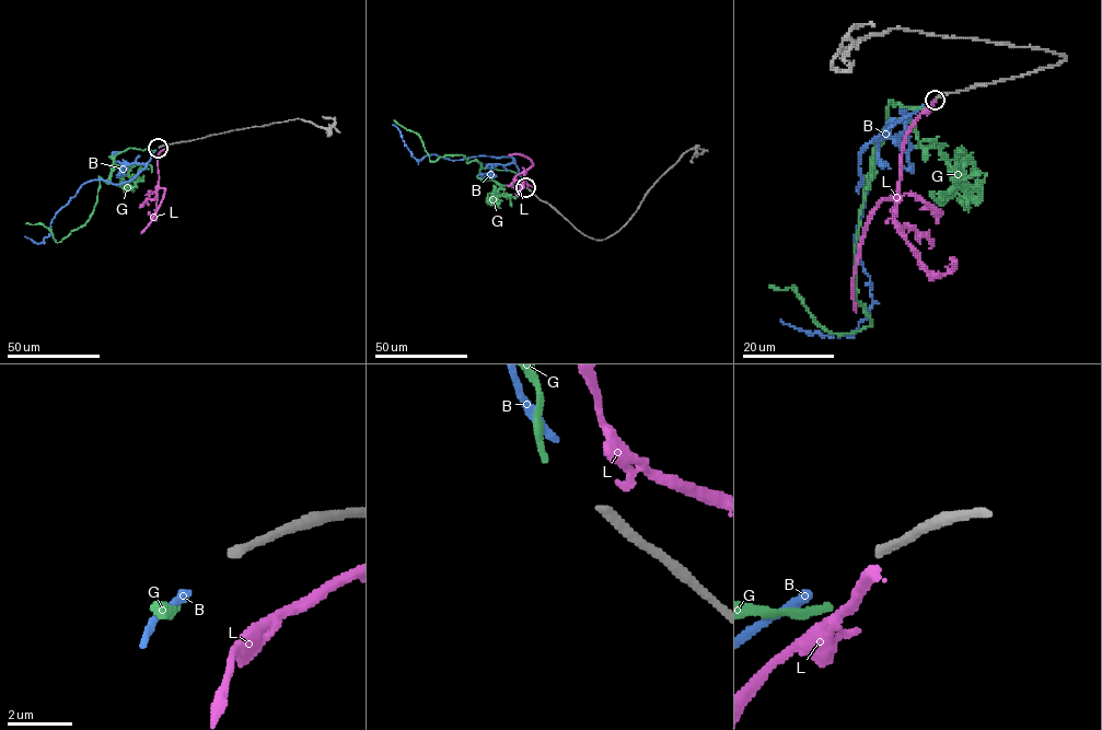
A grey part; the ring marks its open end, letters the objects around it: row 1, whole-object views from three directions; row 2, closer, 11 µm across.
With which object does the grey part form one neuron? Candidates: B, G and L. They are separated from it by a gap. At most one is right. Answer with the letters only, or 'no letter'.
B

